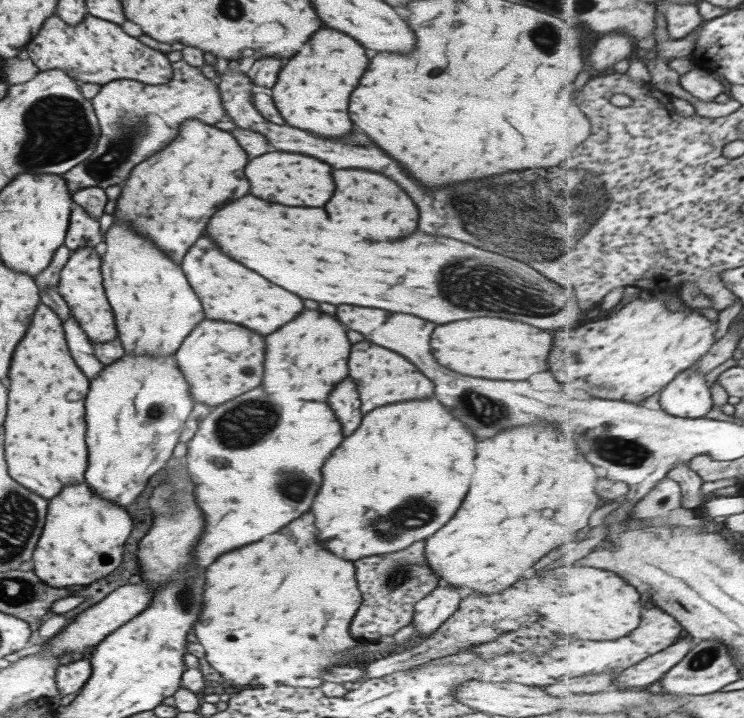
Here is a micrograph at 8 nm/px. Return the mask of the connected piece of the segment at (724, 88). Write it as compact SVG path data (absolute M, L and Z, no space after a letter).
M696 65L687 74L680 75L679 82L684 90L705 102L713 102L719 94L728 93L728 85L716 73Z

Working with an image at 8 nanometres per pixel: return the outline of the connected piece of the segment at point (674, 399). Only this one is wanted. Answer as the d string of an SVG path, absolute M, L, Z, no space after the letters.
M691 367L660 392L660 406L676 417L705 418L715 408L709 387L707 374Z

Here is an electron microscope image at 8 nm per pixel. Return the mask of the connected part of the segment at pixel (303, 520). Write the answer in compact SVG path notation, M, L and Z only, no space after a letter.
M311 512L301 514L299 518L295 518L295 522L289 522L287 526L283 526L283 530L277 530L275 534L269 534L267 538L247 544L239 550L231 550L221 554L219 558L215 558L215 562L211 562L205 570L205 588L203 588L203 610L199 614L193 626L197 644L200 644L205 650L205 660L209 666L216 671L221 678L224 678L228 686L251 686L253 687L268 687L271 684L287 680L288 678L301 678L301 676L309 676L315 678L323 670L331 668L331 666L362 666L371 660L374 655L363 652L363 643L355 641L351 638L349 628L349 620L353 618L354 612L358 609L362 598L360 597L359 589L353 578L353 564L341 558L335 558L335 554L323 550L323 546L319 544L319 540L315 538L315 530L313 530L313 518Z

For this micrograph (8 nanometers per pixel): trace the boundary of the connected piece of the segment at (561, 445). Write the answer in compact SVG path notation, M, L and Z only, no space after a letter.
M517 426L513 430L501 430L477 442L475 452L469 492L453 518L425 540L425 558L440 584L461 590L471 588L472 593L490 595L525 577L543 554L565 540L573 542L579 530L587 528L589 522L596 522L598 516L591 514L599 510L595 508L599 506L599 496L595 492L599 474L577 448L575 438L571 436L571 442L563 442L555 426Z

